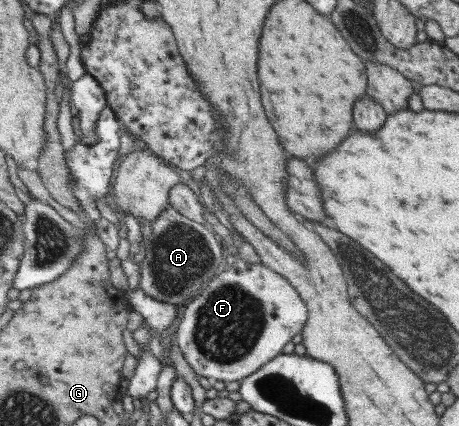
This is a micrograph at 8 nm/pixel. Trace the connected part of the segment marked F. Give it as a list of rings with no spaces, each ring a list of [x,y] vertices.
[[[244,260],[213,278],[201,295],[182,307],[181,313],[183,317],[178,324],[177,343],[186,362],[197,375],[223,383],[242,382],[281,355],[283,347],[303,331],[309,317],[308,304],[305,305],[300,293],[283,275],[263,263],[249,264]]]

